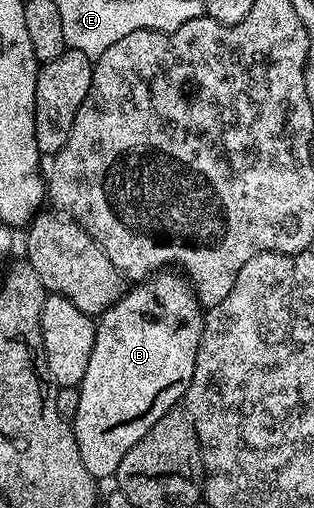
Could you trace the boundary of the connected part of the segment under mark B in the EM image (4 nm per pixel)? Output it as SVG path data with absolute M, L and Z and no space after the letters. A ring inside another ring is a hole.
M175 270L160 271L128 287L123 297L98 317L93 354L89 354L89 367L77 389L79 405L73 421L81 462L85 462L85 470L89 470L96 481L103 482L106 476L107 479L114 477L117 466L121 466L121 458L125 458L125 454L129 454L129 450L186 397L189 382L193 382L193 366L203 338L204 319L205 309L191 281Z

